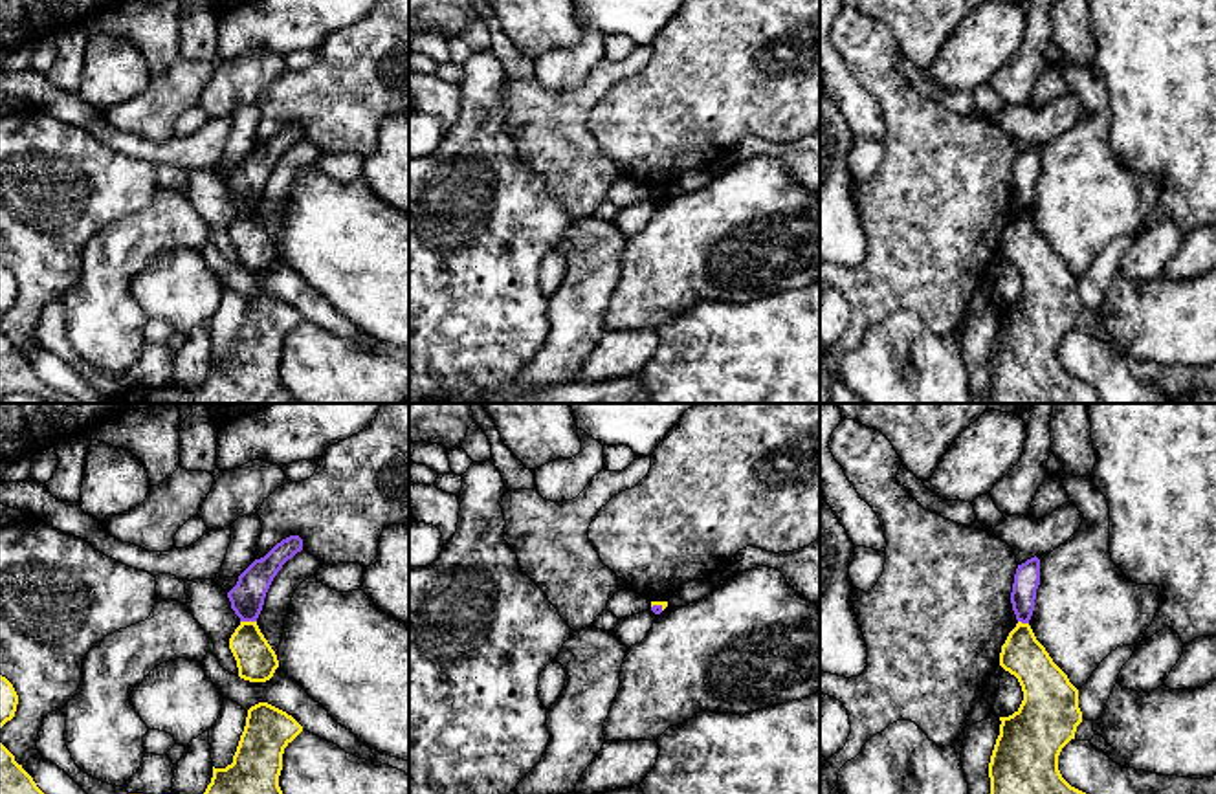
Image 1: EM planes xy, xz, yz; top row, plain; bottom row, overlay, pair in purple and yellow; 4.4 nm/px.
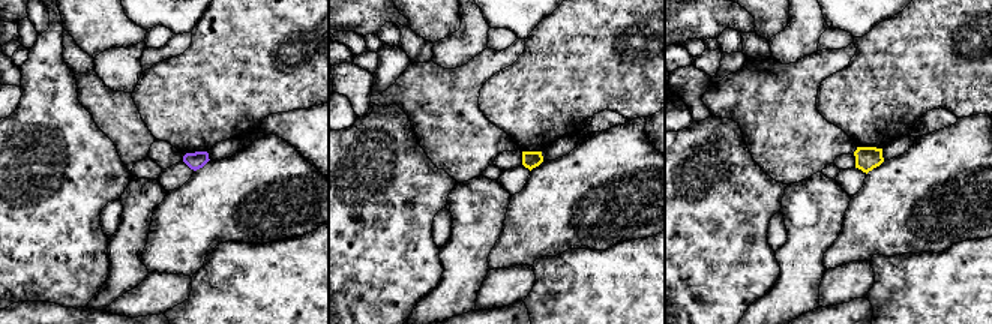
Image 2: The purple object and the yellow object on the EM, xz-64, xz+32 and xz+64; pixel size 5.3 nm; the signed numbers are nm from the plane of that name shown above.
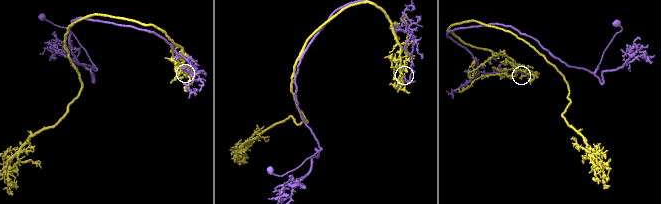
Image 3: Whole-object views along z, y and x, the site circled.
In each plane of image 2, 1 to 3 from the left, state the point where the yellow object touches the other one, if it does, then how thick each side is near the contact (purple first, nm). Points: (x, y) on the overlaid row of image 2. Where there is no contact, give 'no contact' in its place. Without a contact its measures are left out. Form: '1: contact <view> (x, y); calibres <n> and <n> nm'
1: no contact
2: no contact
3: no contact

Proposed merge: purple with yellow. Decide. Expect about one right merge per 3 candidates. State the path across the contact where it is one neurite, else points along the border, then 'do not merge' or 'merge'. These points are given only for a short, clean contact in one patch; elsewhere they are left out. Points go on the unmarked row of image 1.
along xy (241, 209), (255, 211) | do not merge

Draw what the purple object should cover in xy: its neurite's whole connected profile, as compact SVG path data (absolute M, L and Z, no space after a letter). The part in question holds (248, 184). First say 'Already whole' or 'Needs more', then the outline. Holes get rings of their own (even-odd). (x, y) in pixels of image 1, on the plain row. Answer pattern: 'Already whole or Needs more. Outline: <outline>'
Already whole. Outline: M290 125L277 132L264 147L255 149L227 182L231 198L240 211L257 211L266 182L282 154L303 139L303 128Z

